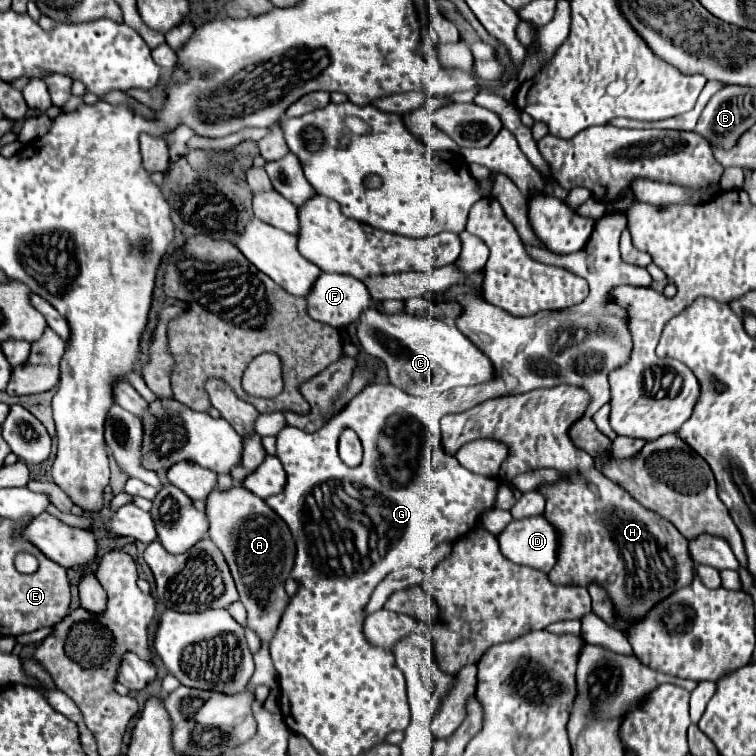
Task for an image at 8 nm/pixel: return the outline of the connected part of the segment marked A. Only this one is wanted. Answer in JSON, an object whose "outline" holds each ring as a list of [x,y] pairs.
{"outline":[[[234,486],[228,492],[212,490],[206,498],[206,516],[210,520],[210,538],[222,550],[234,576],[240,602],[248,612],[246,626],[258,634],[262,644],[270,644],[274,632],[278,630],[282,612],[290,602],[284,582],[290,578],[294,568],[294,536],[288,524],[284,524],[266,500],[240,486]]]}

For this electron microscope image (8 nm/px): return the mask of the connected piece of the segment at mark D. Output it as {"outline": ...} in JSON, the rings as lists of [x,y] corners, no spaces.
{"outline":[[[542,516],[512,520],[504,532],[498,534],[500,552],[522,566],[550,572],[558,560],[560,534]]]}

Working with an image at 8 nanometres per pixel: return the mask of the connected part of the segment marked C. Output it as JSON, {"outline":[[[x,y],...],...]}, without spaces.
{"outline":[[[372,306],[358,320],[358,338],[362,348],[368,354],[380,358],[386,364],[390,382],[412,396],[430,396],[434,390],[434,382],[436,382],[436,392],[446,392],[456,386],[484,384],[494,378],[494,366],[490,364],[490,358],[478,346],[474,346],[456,326],[452,328],[446,322],[432,316],[410,316],[406,312],[388,316],[388,314],[376,312],[376,308]]]}

